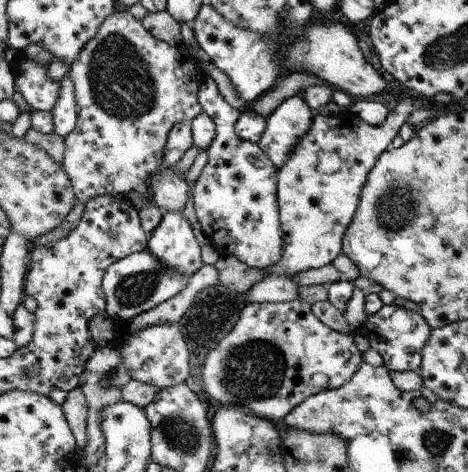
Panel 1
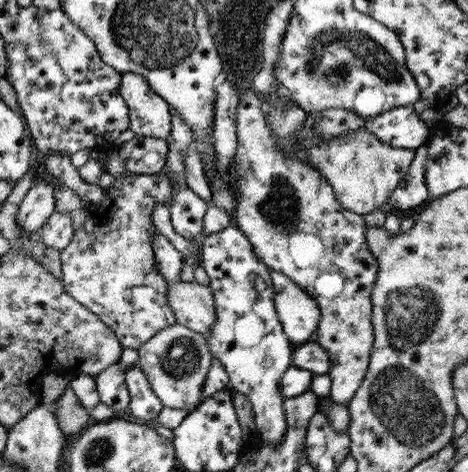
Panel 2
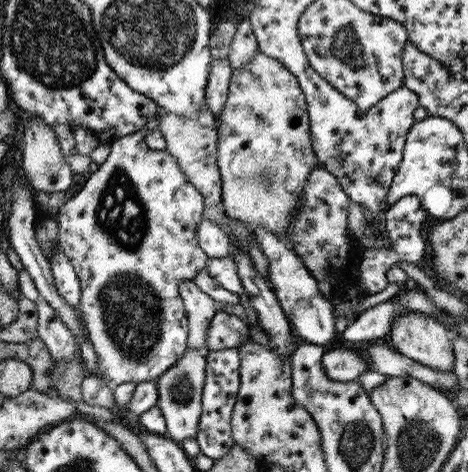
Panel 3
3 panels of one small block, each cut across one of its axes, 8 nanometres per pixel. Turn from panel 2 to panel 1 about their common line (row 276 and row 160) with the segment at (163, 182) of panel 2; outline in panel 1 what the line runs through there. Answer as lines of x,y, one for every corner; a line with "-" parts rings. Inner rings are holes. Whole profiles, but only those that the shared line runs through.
117,10
107,16
107,22
99,26
99,34
83,46
83,52
67,70
69,80
75,84
75,104
79,110
75,130
65,136
63,148
63,170
71,180
73,194
79,202
91,202
91,198
111,196
123,198
135,192
149,176
155,174
165,156
167,136
175,126
183,122
193,122
203,114
199,104
199,90
203,82
203,72
197,60
181,46
173,48
165,42
153,38
141,22
137,22
127,10

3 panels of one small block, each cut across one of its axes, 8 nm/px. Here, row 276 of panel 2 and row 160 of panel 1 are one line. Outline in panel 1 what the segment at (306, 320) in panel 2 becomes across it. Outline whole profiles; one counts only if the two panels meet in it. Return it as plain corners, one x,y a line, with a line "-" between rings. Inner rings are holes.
301,90
293,98
287,98
283,104
279,104
267,118
267,130
263,130
263,138
259,138
259,148
271,158
271,164
279,168
297,140
307,134
311,124
313,112
305,106

